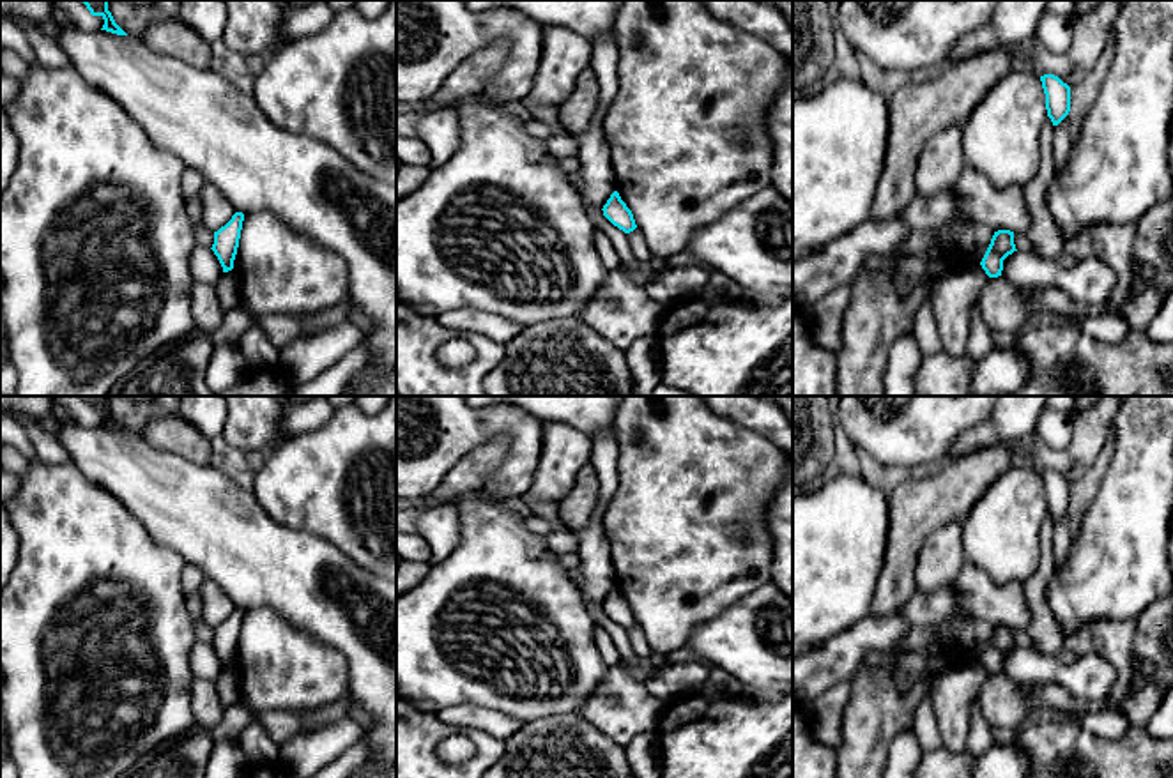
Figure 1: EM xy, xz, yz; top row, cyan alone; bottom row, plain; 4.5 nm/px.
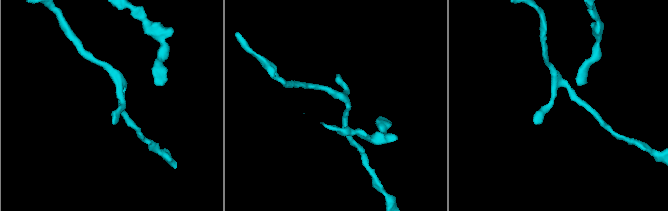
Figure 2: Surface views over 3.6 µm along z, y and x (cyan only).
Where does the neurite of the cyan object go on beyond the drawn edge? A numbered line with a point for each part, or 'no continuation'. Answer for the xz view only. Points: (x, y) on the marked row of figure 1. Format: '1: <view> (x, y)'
no continuation

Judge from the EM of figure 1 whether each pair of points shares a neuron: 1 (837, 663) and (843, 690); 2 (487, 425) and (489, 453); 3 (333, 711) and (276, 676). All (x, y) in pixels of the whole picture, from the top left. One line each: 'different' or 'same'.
1: different
2: different
3: different

